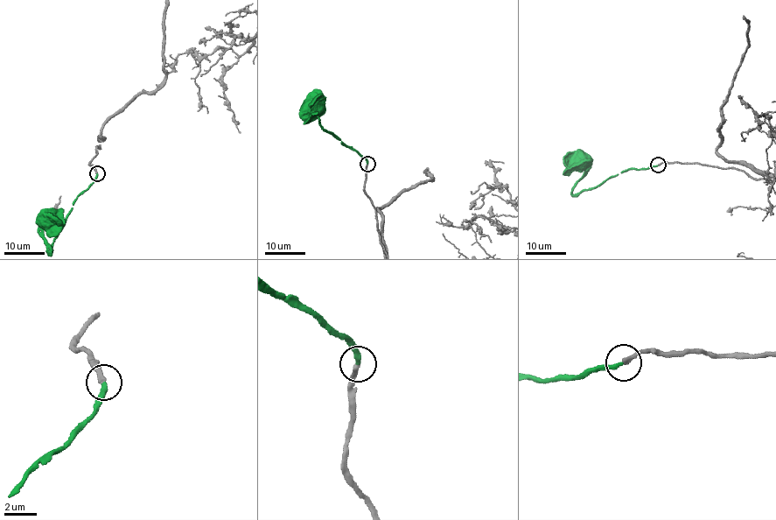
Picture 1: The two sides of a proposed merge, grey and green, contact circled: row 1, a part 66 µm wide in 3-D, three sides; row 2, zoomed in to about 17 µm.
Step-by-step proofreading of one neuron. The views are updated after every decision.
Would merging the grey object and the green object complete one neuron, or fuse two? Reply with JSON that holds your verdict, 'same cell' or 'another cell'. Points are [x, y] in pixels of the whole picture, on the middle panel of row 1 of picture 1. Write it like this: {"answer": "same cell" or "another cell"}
{"answer": "same cell"}

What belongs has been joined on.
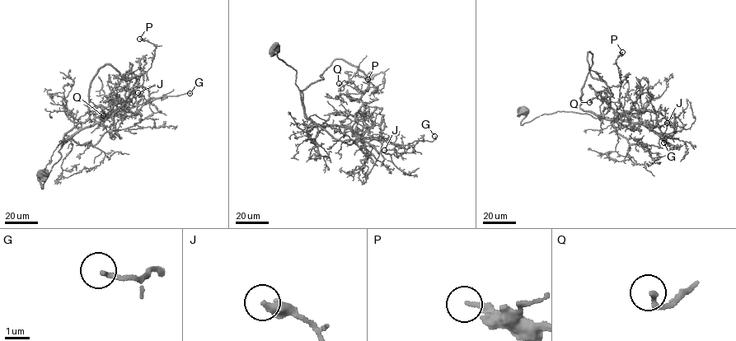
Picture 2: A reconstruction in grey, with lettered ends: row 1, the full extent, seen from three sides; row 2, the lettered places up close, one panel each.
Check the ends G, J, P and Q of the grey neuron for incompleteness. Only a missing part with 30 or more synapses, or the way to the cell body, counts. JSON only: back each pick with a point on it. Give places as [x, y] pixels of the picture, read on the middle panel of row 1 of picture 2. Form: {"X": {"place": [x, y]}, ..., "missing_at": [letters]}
{"missing_at": []}

